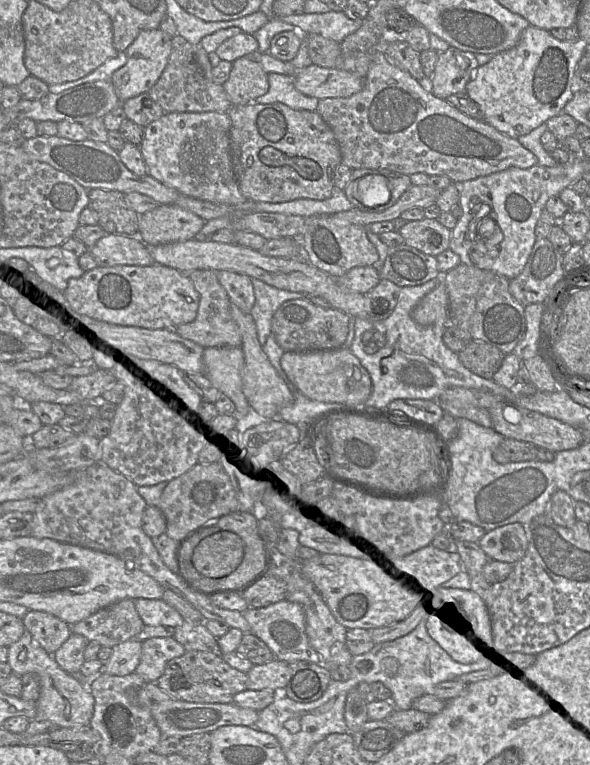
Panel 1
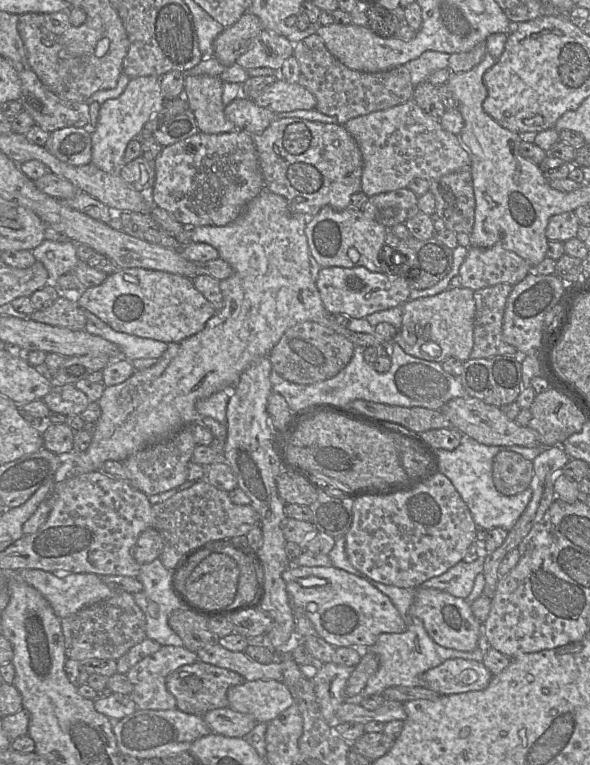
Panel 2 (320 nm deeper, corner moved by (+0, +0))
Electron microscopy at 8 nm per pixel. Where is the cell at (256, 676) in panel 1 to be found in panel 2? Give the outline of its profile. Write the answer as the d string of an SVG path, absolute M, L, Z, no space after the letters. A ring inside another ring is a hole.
M282 680L245 681L230 687L228 707L245 713L259 722L268 723L294 703L294 698Z

